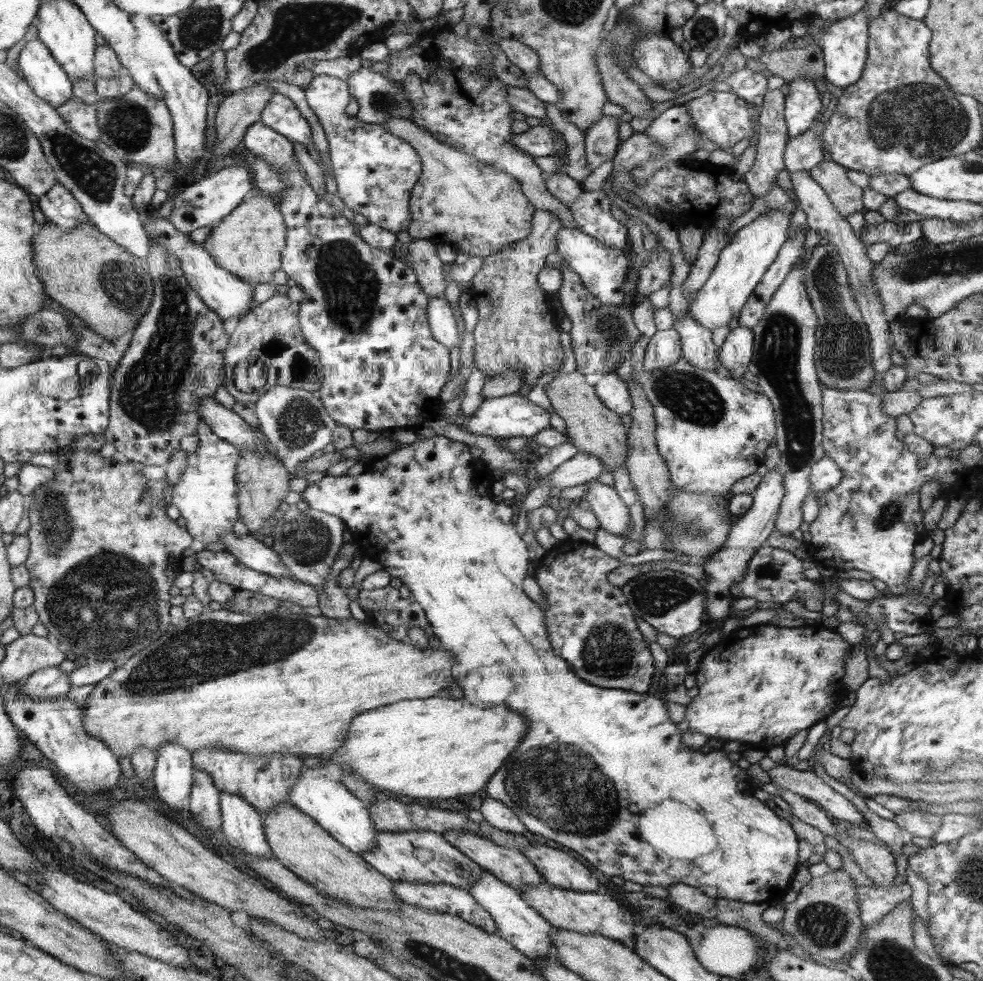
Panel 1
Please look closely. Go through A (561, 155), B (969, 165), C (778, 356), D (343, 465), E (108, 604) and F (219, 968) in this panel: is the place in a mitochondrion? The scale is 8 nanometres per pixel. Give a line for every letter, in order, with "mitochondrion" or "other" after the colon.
A: other
B: mitochondrion
C: mitochondrion
D: other
E: mitochondrion
F: other

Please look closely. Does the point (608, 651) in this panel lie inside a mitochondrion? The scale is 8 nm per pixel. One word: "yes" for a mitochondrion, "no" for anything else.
yes

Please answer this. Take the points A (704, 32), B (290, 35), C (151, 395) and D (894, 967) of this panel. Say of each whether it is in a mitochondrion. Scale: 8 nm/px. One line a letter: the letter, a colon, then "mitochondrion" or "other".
A: mitochondrion
B: mitochondrion
C: mitochondrion
D: mitochondrion

